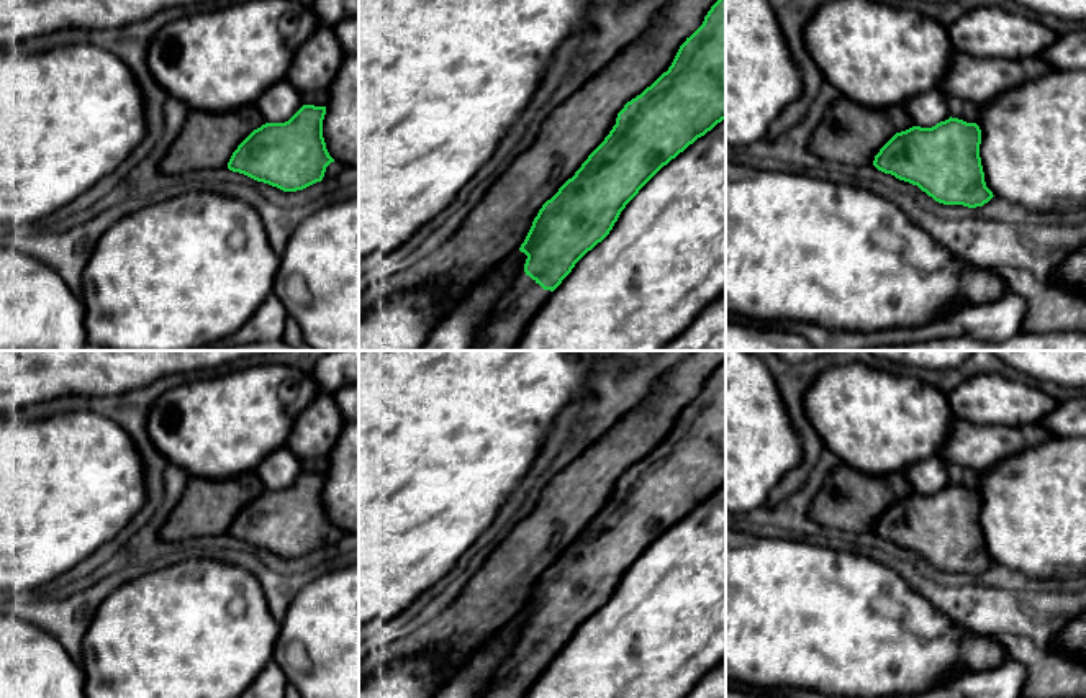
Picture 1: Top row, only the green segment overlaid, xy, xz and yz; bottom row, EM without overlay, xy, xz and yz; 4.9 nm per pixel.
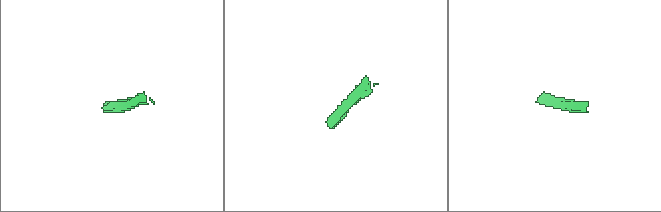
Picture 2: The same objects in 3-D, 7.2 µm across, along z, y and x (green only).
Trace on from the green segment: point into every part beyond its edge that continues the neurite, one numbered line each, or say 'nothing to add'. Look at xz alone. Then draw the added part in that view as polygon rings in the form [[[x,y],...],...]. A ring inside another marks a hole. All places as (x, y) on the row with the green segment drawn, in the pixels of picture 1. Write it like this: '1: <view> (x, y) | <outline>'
1: xz (520, 302) | [[[521,256],[513,282],[495,301],[490,315],[480,324],[468,351],[511,351],[523,336],[529,321],[550,297],[536,280],[524,272],[527,256]]]

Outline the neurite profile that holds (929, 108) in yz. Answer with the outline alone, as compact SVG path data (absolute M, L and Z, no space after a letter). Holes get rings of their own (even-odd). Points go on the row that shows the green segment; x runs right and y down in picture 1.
M939 90L916 95L903 107L907 110L914 125L921 128L932 128L950 118L948 98L945 98Z

